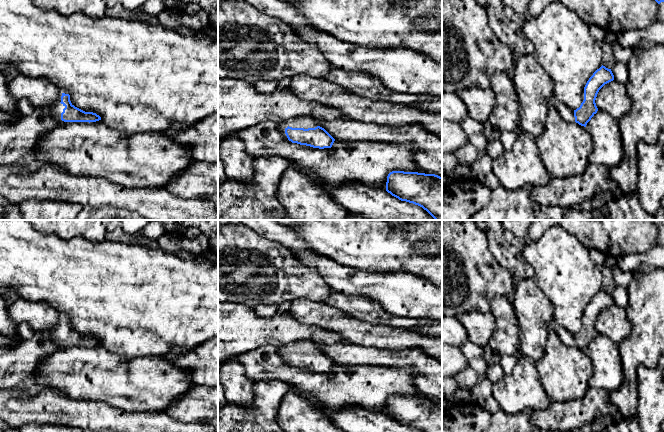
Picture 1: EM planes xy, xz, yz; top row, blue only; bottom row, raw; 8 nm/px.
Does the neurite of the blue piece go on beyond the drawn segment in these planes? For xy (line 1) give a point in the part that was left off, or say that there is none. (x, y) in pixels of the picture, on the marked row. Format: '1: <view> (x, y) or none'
1: none

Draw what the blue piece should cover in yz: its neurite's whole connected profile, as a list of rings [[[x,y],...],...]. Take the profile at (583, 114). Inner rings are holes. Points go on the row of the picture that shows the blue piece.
[[[602,65],[587,81],[584,87],[584,100],[579,108],[573,111],[555,96],[550,97],[548,105],[555,108],[565,121],[576,122],[586,127],[587,123],[598,111],[595,100],[599,90],[613,80],[614,75],[611,69]]]

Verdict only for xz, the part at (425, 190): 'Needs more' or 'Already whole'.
Already whole

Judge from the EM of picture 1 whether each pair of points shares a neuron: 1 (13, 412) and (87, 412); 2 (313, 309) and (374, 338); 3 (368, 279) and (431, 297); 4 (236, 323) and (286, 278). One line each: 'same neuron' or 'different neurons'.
1: same neuron
2: same neuron
3: same neuron
4: different neurons

